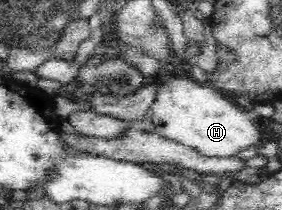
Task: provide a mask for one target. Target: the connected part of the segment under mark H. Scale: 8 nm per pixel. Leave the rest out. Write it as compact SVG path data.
M171 69L171 76L160 82L156 102L150 107L150 120L158 135L210 157L232 157L260 143L260 129L254 125L254 118L229 95L184 77L179 70Z

